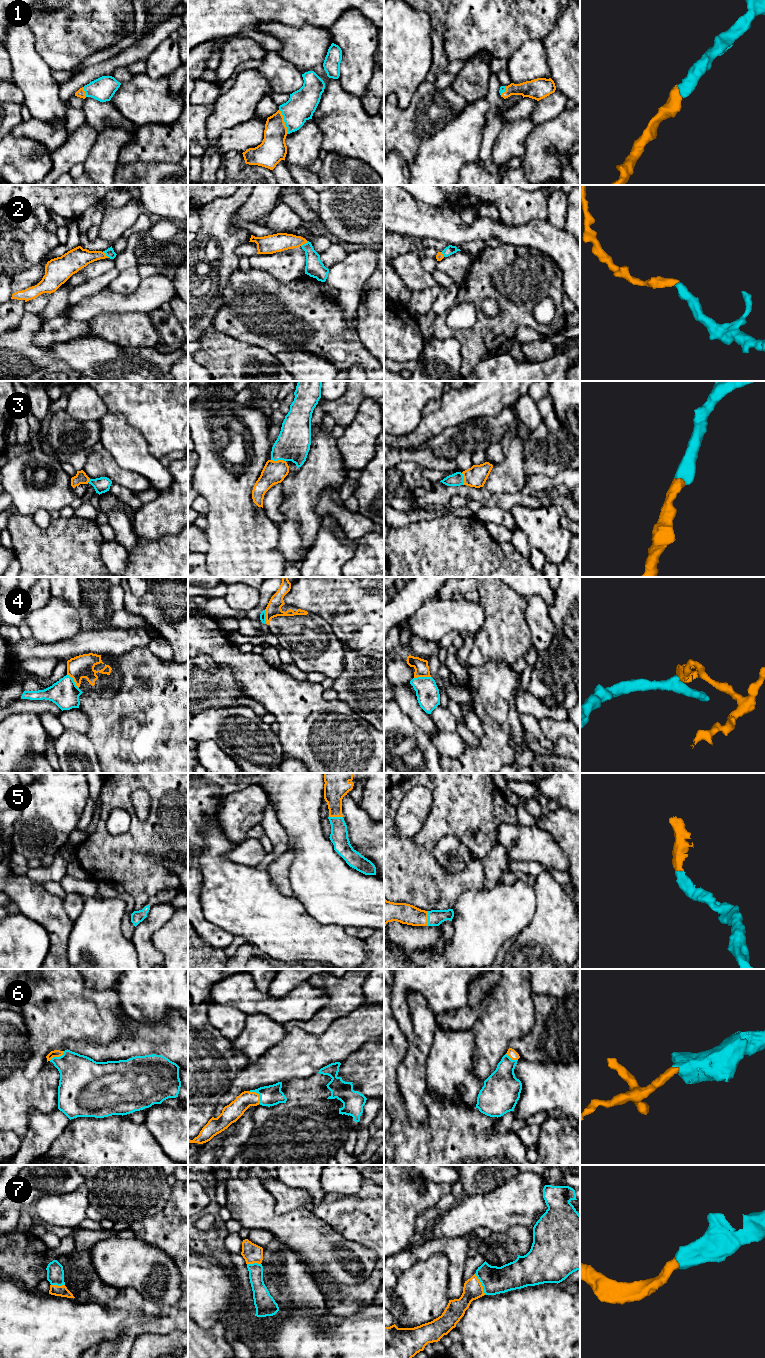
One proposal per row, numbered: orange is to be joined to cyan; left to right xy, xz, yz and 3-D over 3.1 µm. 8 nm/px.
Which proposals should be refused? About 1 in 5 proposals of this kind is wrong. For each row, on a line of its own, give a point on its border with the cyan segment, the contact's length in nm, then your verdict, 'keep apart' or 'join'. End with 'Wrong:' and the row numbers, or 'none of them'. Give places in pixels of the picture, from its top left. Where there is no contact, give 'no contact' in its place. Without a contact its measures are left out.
1: xz (284, 121) | 220 nm | join
2: xy (106, 255) | 80 nm | join
3: xz (278, 459) | 120 nm | join
4: yz (422, 677) | 140 nm | keep apart
5: yz (428, 918) | 120 nm | join
6: xz (258, 1093) | 140 nm | join
7: yz (481, 1283) | 190 nm | join
Wrong: 4

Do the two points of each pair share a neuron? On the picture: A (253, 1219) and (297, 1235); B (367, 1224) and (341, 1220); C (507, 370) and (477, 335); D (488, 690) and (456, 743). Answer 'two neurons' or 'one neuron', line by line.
A: one neuron
B: one neuron
C: two neurons
D: two neurons

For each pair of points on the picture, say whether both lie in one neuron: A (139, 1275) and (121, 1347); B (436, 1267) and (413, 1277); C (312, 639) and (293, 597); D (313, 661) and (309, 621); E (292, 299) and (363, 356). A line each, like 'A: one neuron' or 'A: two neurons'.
A: two neurons
B: one neuron
C: two neurons
D: one neuron
E: one neuron

